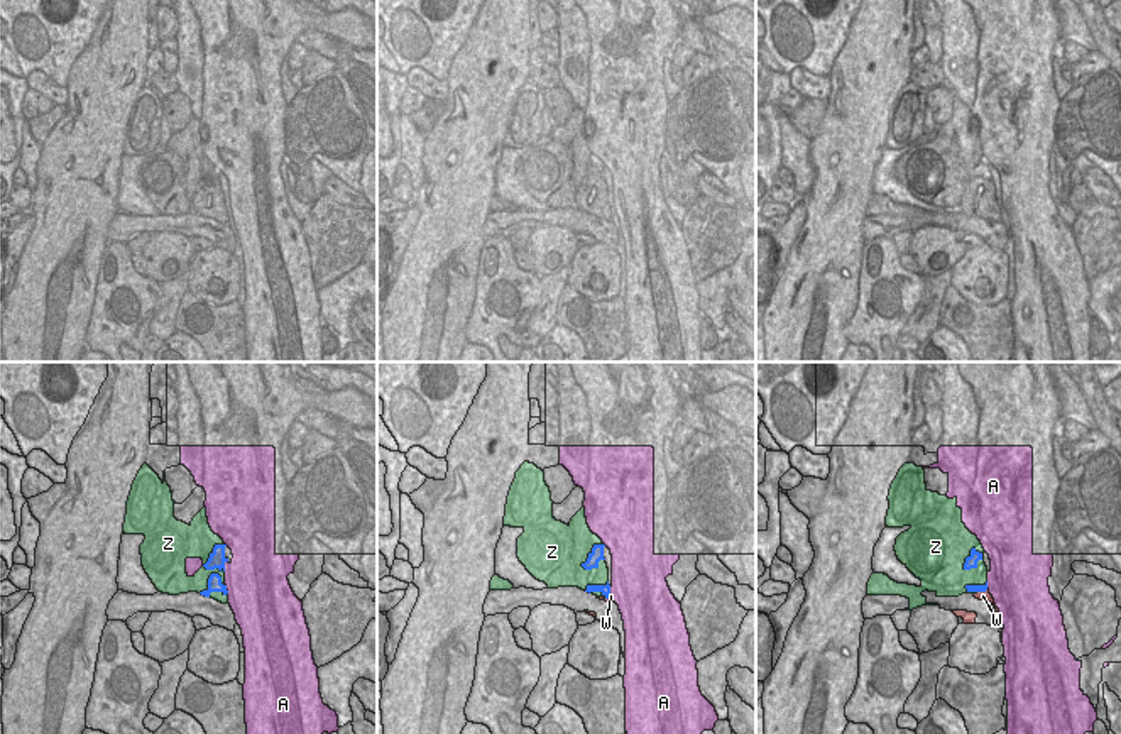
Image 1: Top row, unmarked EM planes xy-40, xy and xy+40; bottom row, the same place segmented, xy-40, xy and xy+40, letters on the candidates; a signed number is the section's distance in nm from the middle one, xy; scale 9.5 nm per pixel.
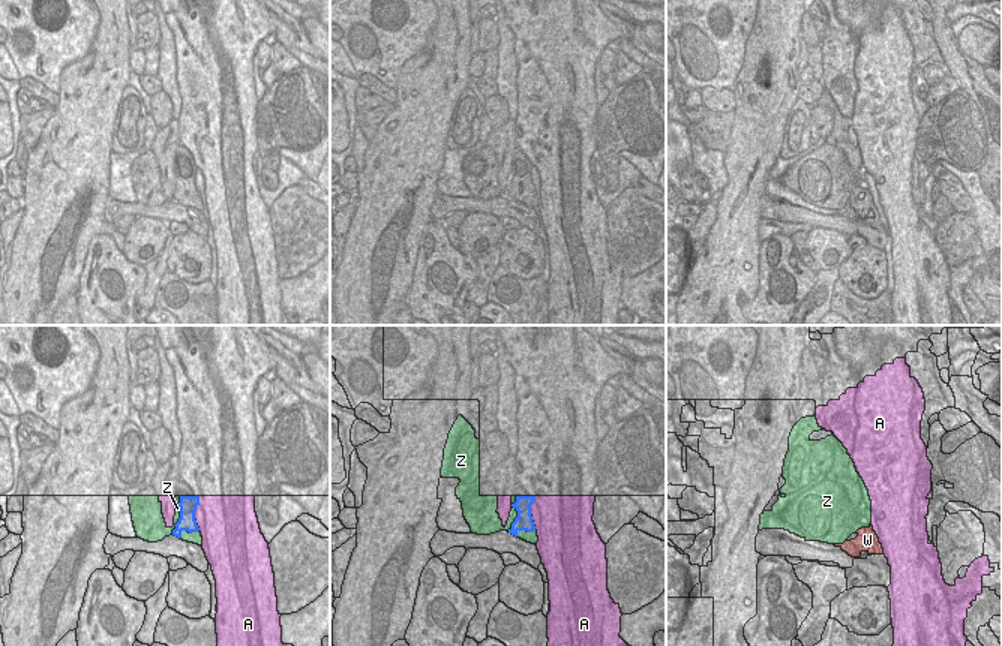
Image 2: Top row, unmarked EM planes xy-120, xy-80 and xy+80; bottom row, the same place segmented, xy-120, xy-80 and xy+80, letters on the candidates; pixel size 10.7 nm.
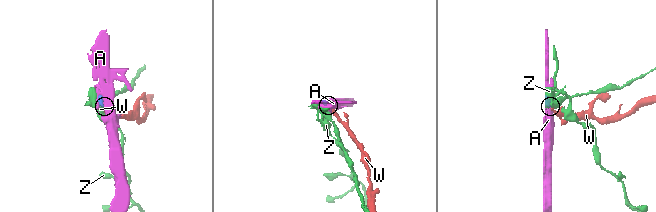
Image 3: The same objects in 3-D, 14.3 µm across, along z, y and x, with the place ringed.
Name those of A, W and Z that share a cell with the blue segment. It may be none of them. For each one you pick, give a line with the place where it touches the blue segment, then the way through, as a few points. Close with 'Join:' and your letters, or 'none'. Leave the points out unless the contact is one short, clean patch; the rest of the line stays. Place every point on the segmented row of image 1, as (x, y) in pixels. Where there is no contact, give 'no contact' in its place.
W: xy+40 (983, 591) | across xy+40 (969, 587), (983, 591), (983, 596)
Join: W

